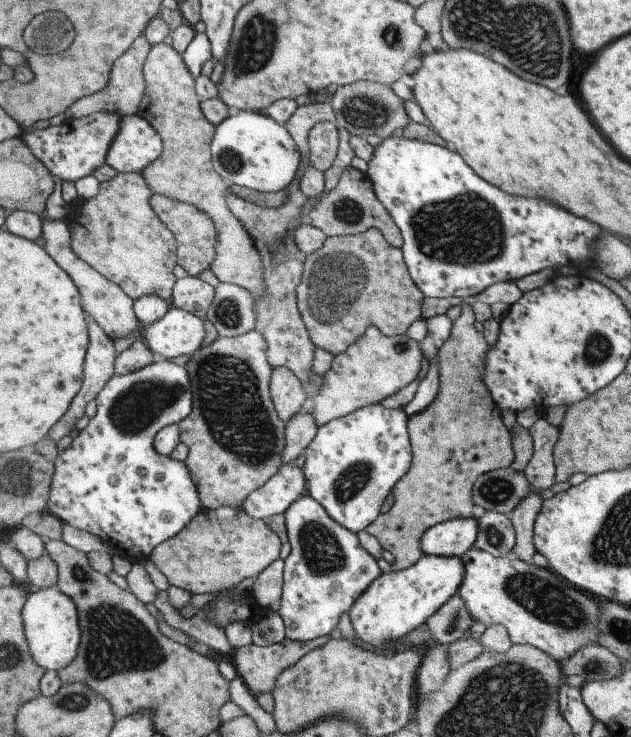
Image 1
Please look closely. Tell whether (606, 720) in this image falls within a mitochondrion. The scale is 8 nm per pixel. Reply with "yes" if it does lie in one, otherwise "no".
no

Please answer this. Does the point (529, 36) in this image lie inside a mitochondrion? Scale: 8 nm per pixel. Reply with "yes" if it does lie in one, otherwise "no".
yes

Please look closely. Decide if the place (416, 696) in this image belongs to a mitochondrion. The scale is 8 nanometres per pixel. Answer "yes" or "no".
no

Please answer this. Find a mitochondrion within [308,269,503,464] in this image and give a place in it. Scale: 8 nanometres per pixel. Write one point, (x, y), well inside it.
(400, 347)

